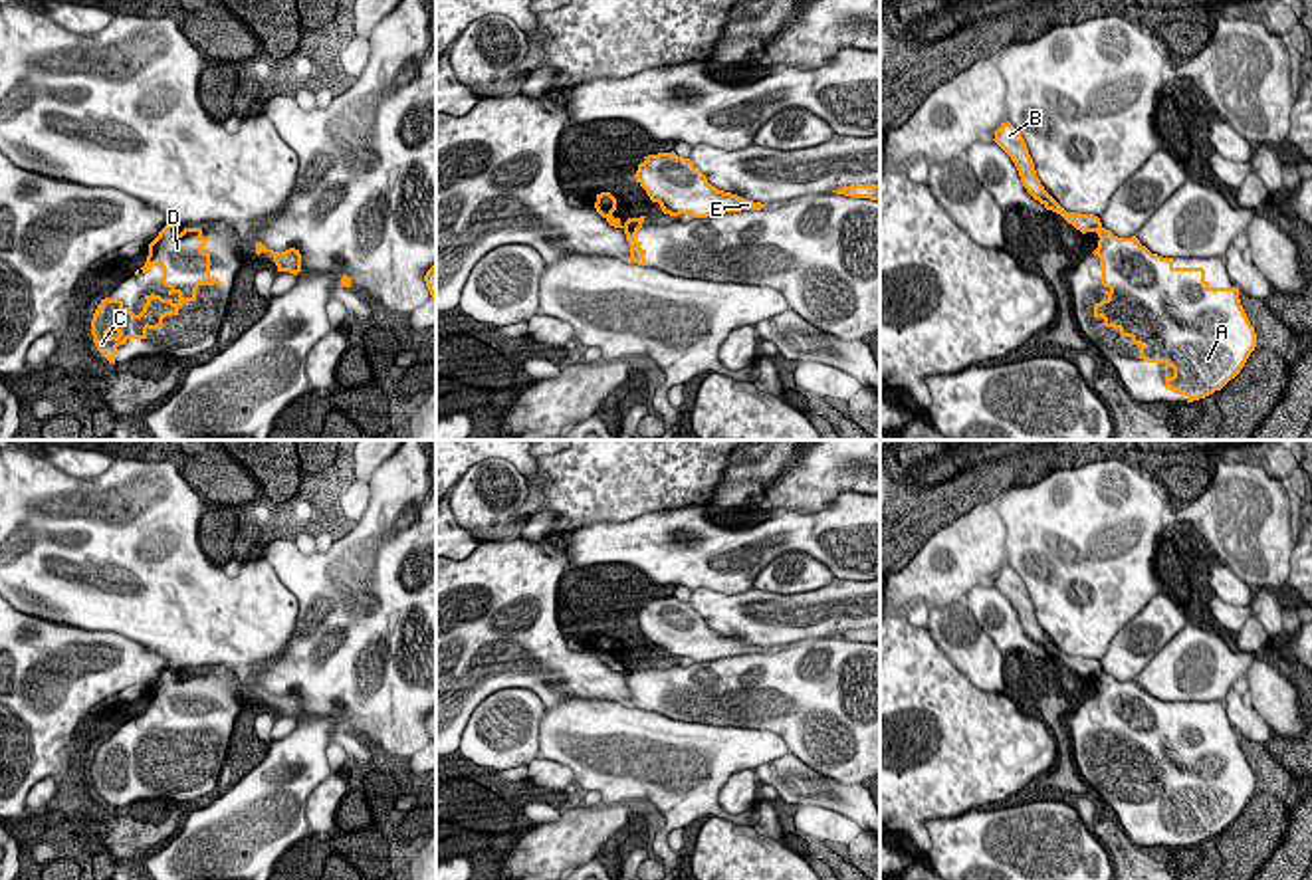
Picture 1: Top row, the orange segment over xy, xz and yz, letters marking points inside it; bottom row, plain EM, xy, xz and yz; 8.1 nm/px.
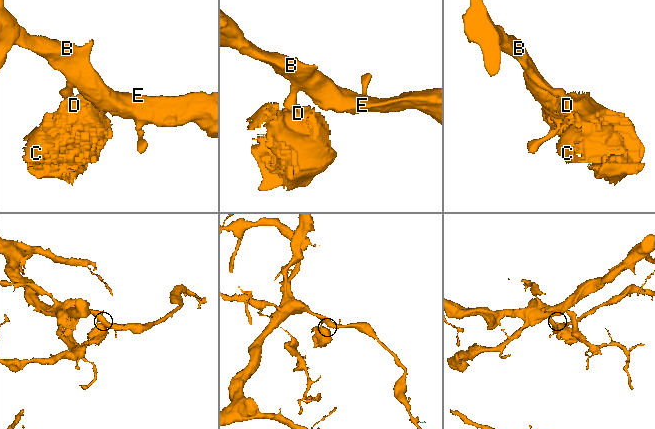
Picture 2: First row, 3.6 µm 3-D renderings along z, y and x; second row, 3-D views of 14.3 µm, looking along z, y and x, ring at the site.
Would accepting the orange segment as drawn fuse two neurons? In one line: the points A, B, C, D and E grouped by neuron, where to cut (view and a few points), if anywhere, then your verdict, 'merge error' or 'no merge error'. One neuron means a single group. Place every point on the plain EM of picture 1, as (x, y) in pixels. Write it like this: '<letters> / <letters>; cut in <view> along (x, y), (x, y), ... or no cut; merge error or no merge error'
A C D / B E; cut in yz along (1102, 672), (1098, 678); merge error

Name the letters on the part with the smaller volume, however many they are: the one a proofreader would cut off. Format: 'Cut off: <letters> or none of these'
Cut off: A, C, D

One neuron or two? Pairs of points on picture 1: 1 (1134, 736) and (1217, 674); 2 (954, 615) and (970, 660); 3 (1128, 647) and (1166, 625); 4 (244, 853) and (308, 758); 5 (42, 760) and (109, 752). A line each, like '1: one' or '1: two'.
1: two
2: one
3: one
4: one
5: two

